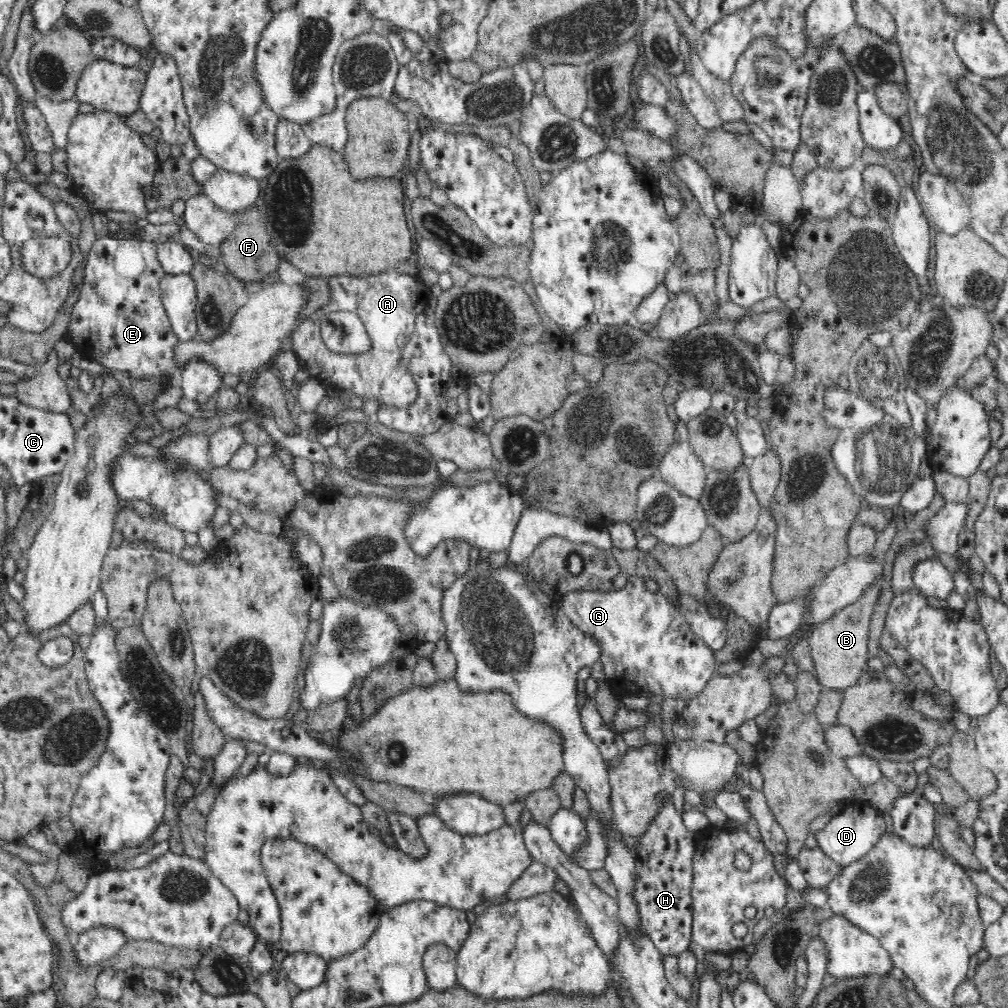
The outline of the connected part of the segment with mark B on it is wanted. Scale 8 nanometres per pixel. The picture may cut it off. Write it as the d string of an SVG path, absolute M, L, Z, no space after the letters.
M883 576L872 581L854 604L841 608L828 620L820 623L817 630L808 639L814 675L825 690L845 691L860 682L860 676L867 668L869 660L868 626L870 626L872 608L876 604L876 598L882 592L882 584L884 584Z

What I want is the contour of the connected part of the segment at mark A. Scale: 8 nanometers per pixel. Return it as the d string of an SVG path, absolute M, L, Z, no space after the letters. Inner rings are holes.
M386 270L373 277L352 275L325 278L328 289L326 305L318 308L293 335L293 351L302 369L310 376L323 380L326 387L349 389L366 401L374 398L384 405L406 407L418 396L418 386L405 364L403 351L415 333L416 318L427 306L430 289L417 275ZM333 311L356 313L367 332L368 348L362 351L331 350L322 340L322 315Z

